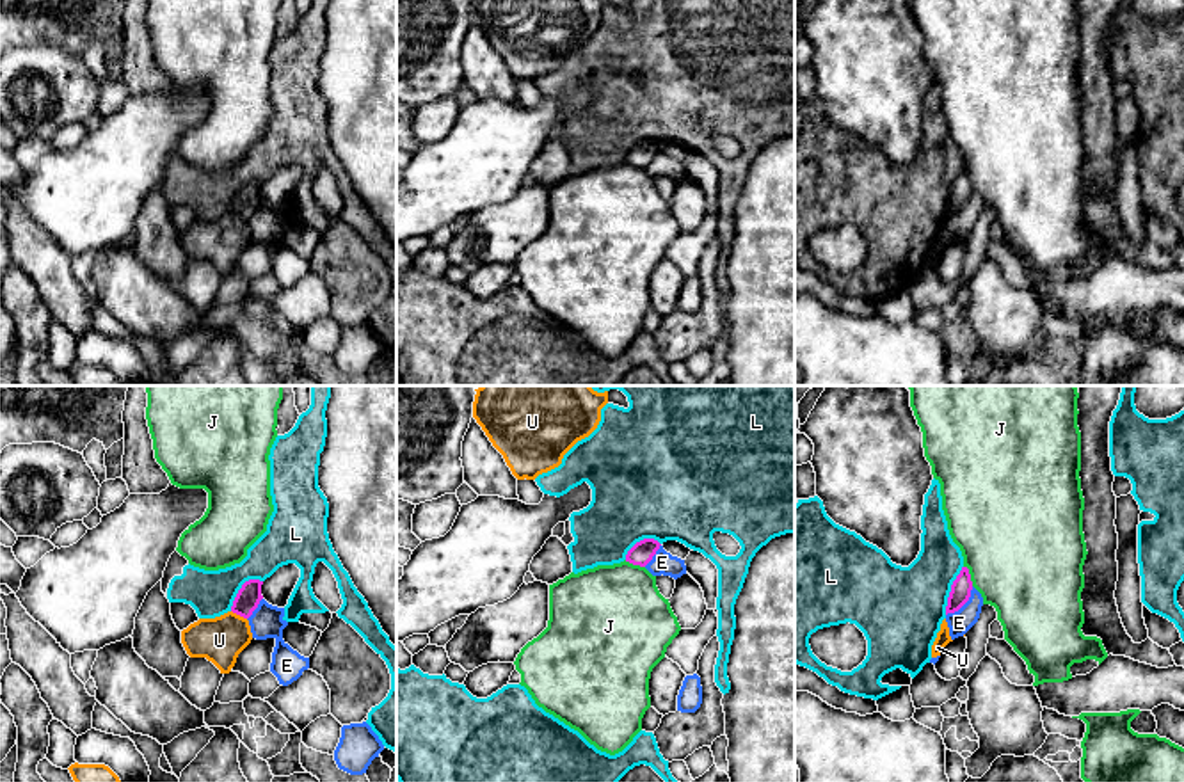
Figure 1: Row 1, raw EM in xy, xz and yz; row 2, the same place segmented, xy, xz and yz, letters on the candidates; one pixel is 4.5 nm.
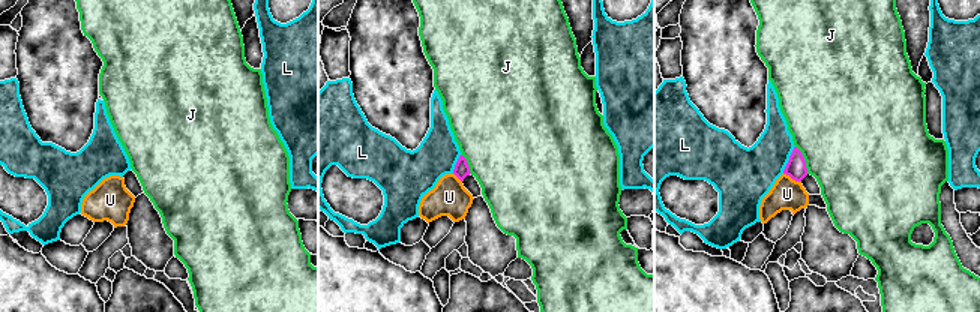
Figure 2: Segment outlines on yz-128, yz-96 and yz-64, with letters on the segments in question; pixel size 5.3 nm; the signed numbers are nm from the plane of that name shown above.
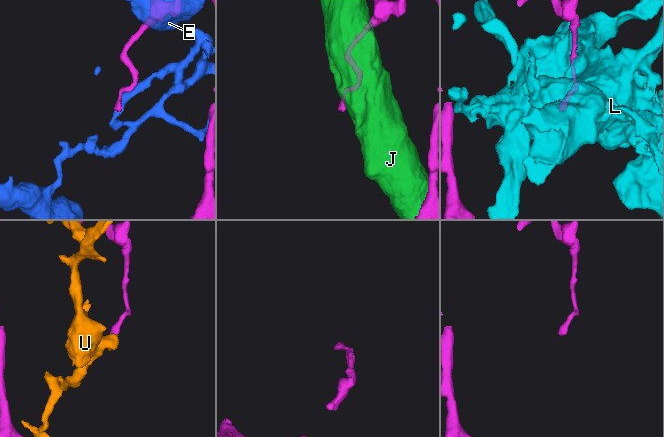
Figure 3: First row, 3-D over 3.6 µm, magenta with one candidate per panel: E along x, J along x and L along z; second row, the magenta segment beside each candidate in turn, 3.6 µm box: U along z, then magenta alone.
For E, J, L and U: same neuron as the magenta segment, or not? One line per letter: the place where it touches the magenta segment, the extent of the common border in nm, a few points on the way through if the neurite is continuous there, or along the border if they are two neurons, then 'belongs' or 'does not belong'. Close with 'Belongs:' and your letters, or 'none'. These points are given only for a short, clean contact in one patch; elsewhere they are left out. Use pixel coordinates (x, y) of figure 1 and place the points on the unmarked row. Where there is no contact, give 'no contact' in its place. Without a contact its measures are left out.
E: meets magenta in yz at (962, 207); contact 180 nm long; does not belong
J: meets magenta in yz at (969, 178); contact 100 nm long; does not belong
L: meets magenta in yz at (952, 192); contact 240 nm long; does not belong
U: meets magenta in xy at (239, 215); contact 80 nm long; border along xy (232, 212), (246, 221); does not belong
Belongs: none

